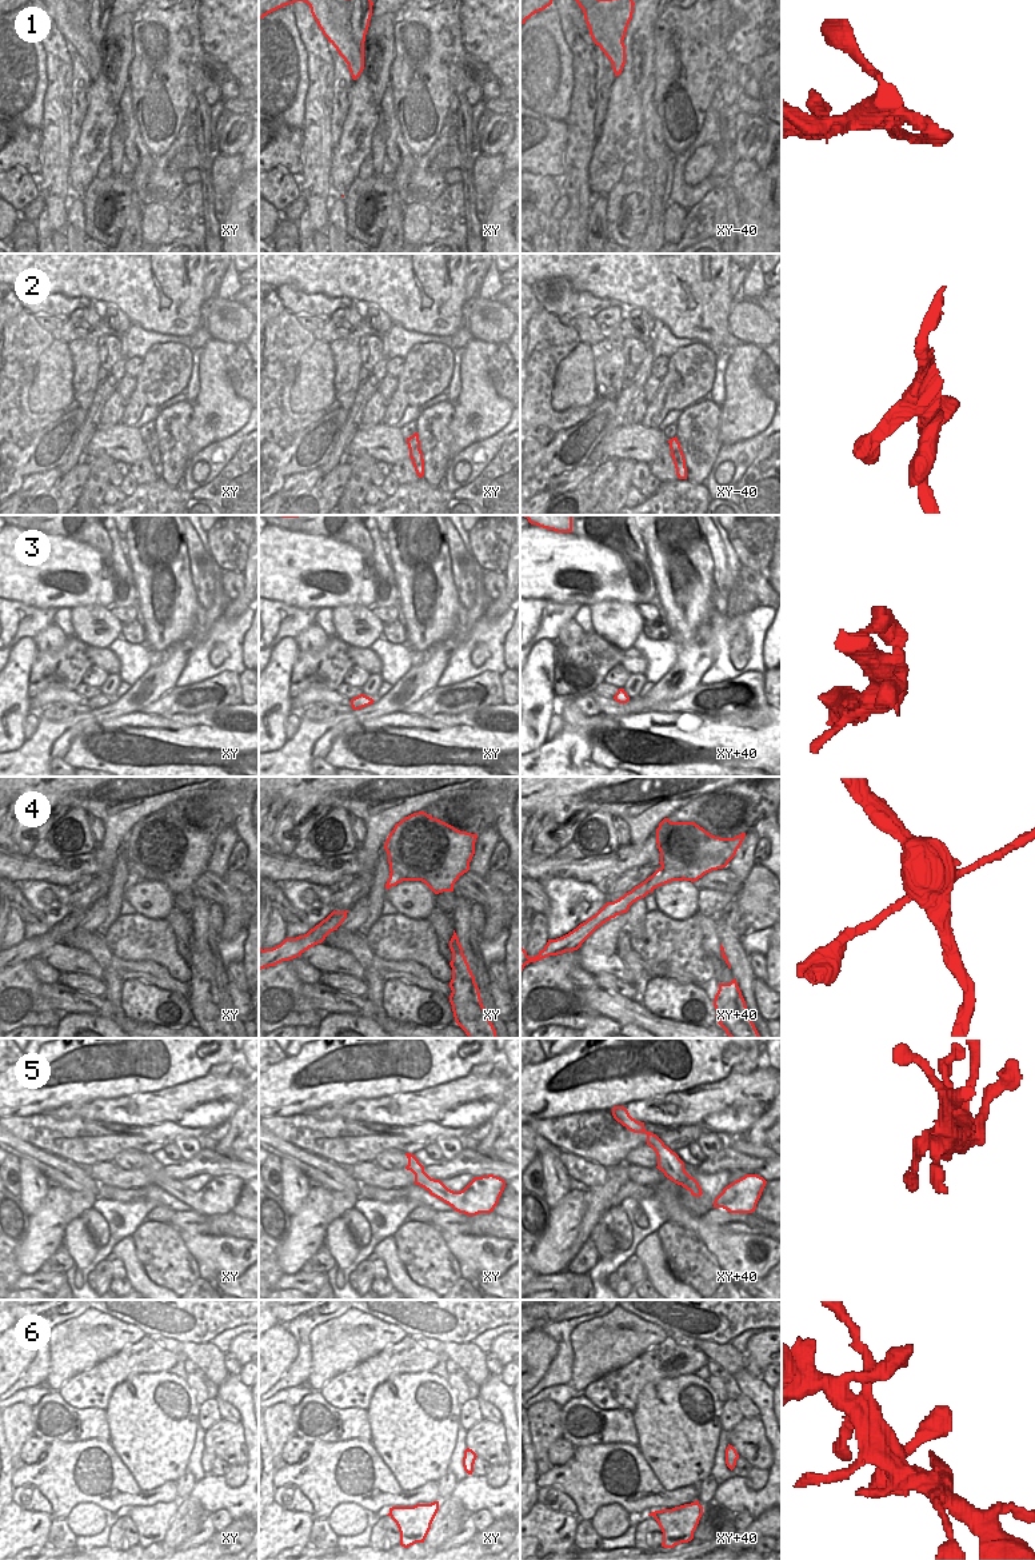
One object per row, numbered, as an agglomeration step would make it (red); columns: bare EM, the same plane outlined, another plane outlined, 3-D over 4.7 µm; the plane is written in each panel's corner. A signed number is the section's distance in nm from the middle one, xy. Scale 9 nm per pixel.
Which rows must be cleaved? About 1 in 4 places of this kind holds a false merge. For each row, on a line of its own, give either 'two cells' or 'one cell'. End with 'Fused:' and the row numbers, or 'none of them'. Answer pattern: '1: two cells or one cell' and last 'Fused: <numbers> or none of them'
1: two cells
2: one cell
3: one cell
4: two cells
5: one cell
6: one cell
Fused: 1, 4

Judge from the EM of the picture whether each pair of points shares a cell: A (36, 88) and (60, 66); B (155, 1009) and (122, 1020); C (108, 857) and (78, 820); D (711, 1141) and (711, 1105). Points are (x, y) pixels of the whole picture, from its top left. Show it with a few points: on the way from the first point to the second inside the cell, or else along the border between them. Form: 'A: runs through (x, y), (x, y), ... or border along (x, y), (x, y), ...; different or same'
A: border along (43, 48), (46, 52), (44, 110); different
B: border along (120, 1006), (128, 1017), (152, 1024); different
C: border along (95, 844), (96, 846); different
D: border along (711, 1132), (719, 1136); different

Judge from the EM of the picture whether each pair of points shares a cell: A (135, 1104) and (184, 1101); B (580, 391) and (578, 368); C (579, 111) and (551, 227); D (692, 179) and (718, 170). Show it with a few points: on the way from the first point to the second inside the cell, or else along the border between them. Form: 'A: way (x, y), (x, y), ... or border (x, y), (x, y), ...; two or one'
A: way (147, 1104), (172, 1104); one
B: way (578, 386), (578, 374); one
C: border (559, 222), (556, 238); two
D: border (712, 144), (702, 144), (687, 160), (687, 184); two

